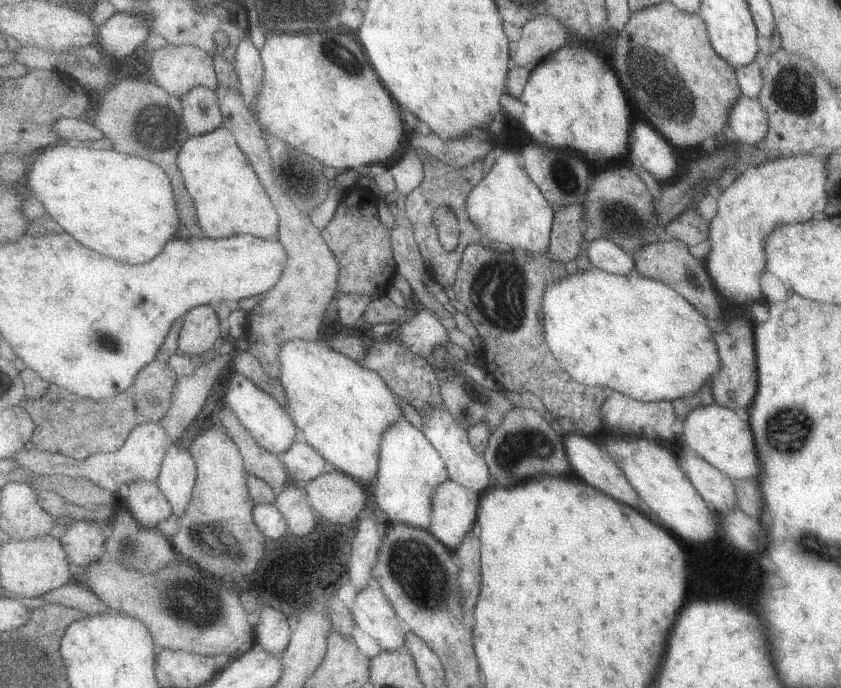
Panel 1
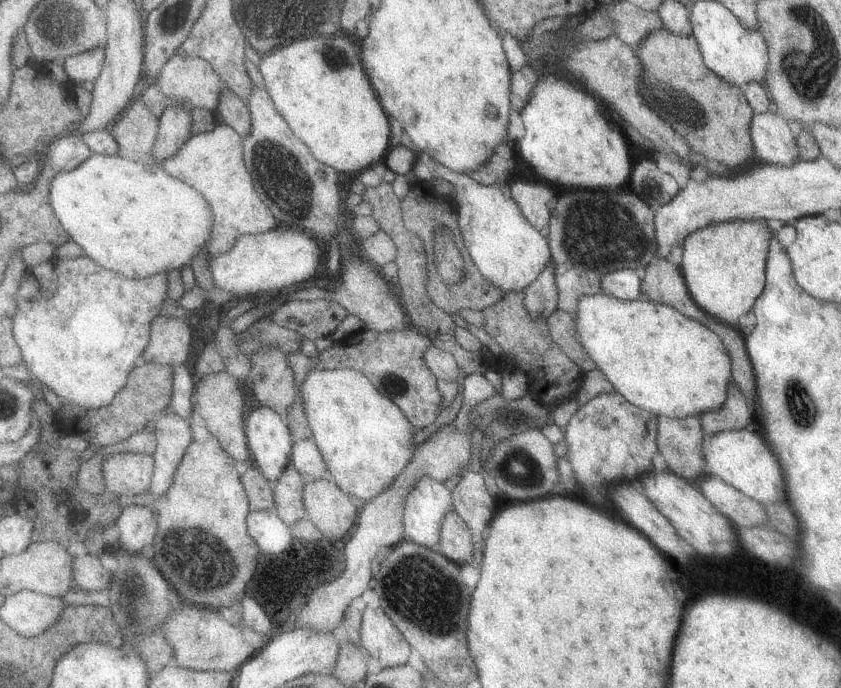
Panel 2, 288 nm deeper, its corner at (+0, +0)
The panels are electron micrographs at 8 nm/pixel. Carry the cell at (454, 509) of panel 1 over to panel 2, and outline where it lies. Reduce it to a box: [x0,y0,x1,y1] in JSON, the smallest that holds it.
[439,512,477,566]

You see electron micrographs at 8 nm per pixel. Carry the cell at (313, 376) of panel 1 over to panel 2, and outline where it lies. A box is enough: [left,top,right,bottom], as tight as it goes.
[303,370,417,500]

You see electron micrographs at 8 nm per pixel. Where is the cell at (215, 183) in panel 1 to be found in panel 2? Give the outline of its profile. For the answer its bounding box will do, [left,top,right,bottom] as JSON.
[163,126,281,258]

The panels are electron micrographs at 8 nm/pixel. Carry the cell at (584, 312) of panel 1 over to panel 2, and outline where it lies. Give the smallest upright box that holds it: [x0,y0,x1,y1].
[579,296,733,420]

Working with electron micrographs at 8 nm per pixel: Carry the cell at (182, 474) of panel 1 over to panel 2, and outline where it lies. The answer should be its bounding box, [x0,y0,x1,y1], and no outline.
[151,412,195,498]

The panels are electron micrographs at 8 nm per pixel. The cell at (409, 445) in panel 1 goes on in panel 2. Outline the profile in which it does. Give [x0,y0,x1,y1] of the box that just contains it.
[405,478,455,550]

